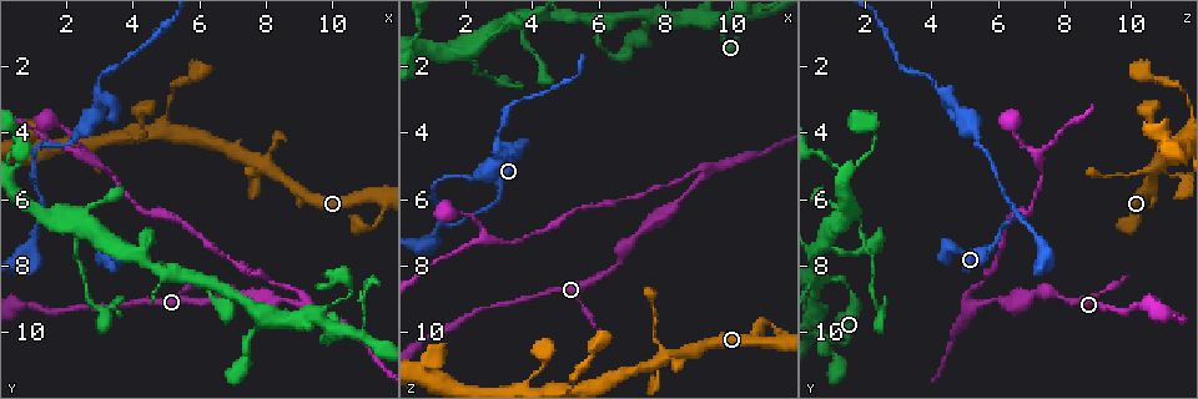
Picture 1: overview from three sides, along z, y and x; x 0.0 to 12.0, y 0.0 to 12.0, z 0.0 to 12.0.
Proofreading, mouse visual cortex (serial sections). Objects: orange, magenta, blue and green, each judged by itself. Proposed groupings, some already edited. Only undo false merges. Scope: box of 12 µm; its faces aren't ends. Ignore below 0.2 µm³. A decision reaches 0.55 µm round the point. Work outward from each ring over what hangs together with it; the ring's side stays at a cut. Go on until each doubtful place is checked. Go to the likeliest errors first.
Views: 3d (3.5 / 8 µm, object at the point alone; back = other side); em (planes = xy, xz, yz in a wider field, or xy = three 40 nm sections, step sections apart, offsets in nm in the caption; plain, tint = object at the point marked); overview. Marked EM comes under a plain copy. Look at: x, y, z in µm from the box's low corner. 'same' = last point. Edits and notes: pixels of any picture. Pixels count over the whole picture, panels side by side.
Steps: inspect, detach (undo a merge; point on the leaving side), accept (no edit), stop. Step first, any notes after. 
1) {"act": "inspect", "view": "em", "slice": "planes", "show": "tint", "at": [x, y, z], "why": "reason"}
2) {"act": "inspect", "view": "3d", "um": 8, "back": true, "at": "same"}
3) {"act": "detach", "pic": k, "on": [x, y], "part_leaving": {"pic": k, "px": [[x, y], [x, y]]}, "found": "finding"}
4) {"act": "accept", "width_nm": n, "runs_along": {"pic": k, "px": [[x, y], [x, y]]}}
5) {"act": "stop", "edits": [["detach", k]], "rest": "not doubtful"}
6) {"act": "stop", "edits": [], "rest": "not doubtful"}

{"act": "inspect", "view": "3d", "um": 3.5, "at": [9.3, 9.3, 5.2]}

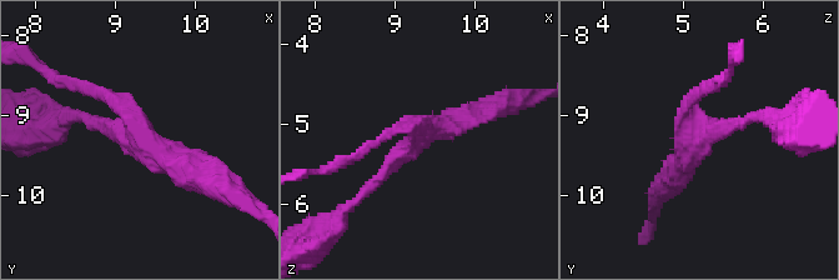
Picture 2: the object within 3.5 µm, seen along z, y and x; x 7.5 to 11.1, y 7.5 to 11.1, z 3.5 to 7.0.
{"act": "inspect", "view": "em", "slice": "xy", "step": 2, "show": "tint", "at": [9.20, 9.25, 5.20], "arms": 3, "arm_widths_nm": [150, 150, 300], "why": "shape alone is not enough"}

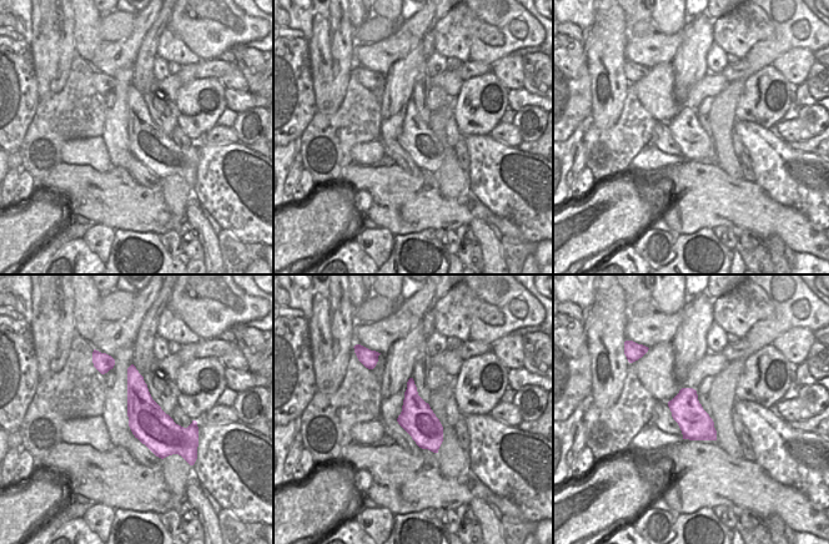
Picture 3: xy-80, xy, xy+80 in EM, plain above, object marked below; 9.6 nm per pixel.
{"act": "inspect", "view": "em", "slice": "xy", "step": 1, "show": "tint", "at": "same"}

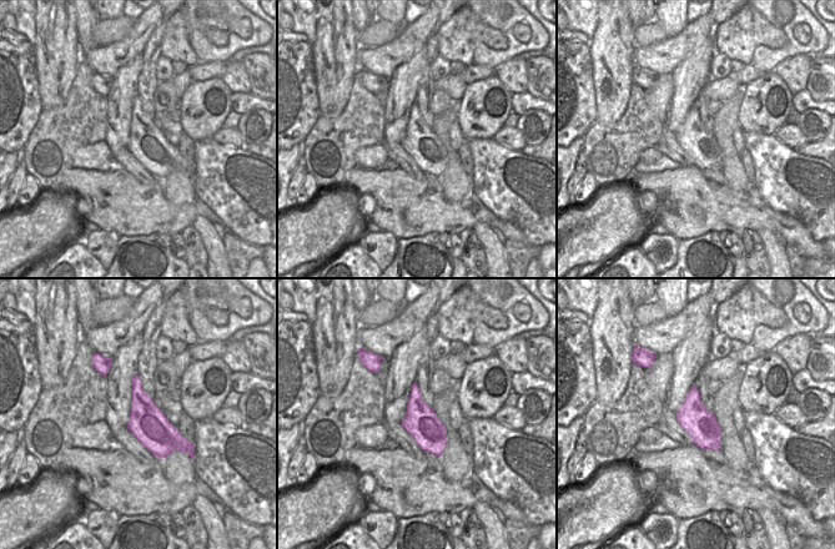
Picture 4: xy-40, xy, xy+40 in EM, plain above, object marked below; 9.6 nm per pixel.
{"act": "accept", "runs_along": {"pic": 2, "px": [[758, 119], [697, 135], [684, 104], [707, 85]]}, "found": "one cell here"}

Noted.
{"act": "inspect", "view": "3d", "um": 3.5, "at": [1.4, 6.5, 6.8], "why": "abrupt turn"}

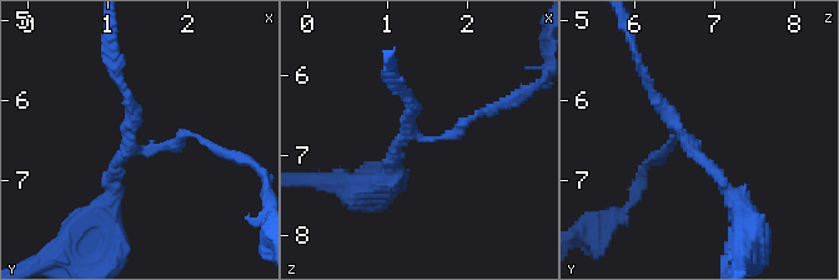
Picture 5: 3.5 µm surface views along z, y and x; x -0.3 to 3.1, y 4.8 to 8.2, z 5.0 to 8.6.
{"act": "inspect", "view": "em", "slice": "xy", "step": 5, "show": "tint", "at": [1.35, 6.60, 6.70], "arms": 3, "arm_widths_nm": [100, 150, 200]}

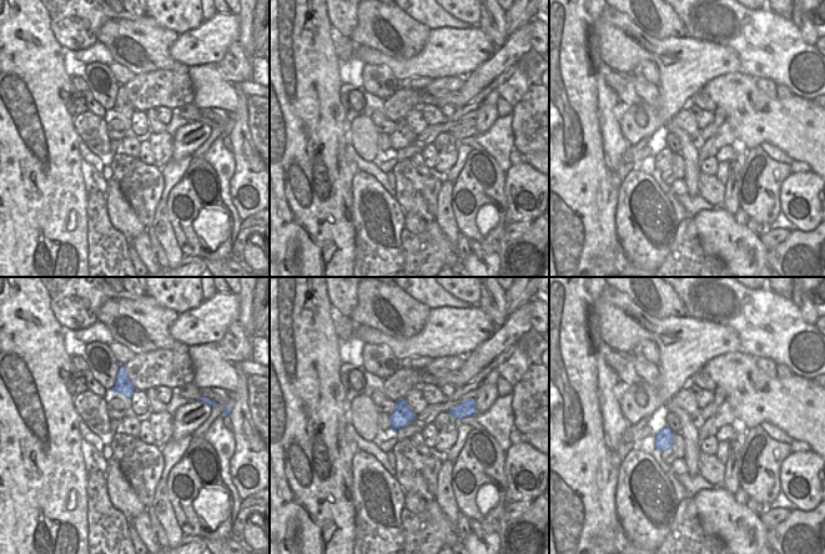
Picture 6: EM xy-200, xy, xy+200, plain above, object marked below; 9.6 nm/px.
{"act": "accept", "found": "one cell here"}

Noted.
{"act": "inspect", "view": "em", "slice": "planes", "show": "tint", "at": [1.0, 4.5, 5.6], "why": "abrupt turn"}

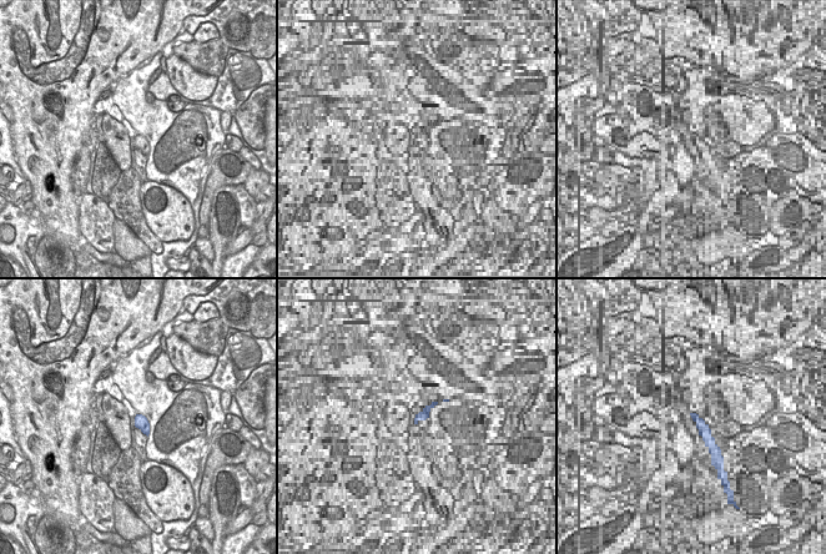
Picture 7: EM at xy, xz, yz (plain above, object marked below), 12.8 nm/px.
{"act": "inspect", "view": "3d", "um": 3.5, "at": "same", "why": "see where the arms go"}

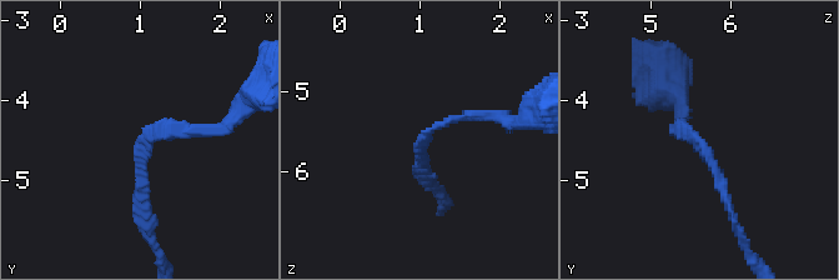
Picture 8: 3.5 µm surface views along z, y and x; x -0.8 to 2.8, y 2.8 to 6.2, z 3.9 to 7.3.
{"act": "accept", "arm_widths_nm": [150, 150], "runs_along": {"pic": 8, "px": [[146, 211], [142, 139], [219, 128]]}, "found": "continuous, no second cell"}

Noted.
{"act": "stop", "edits": [], "rest": "not doubtful"}

